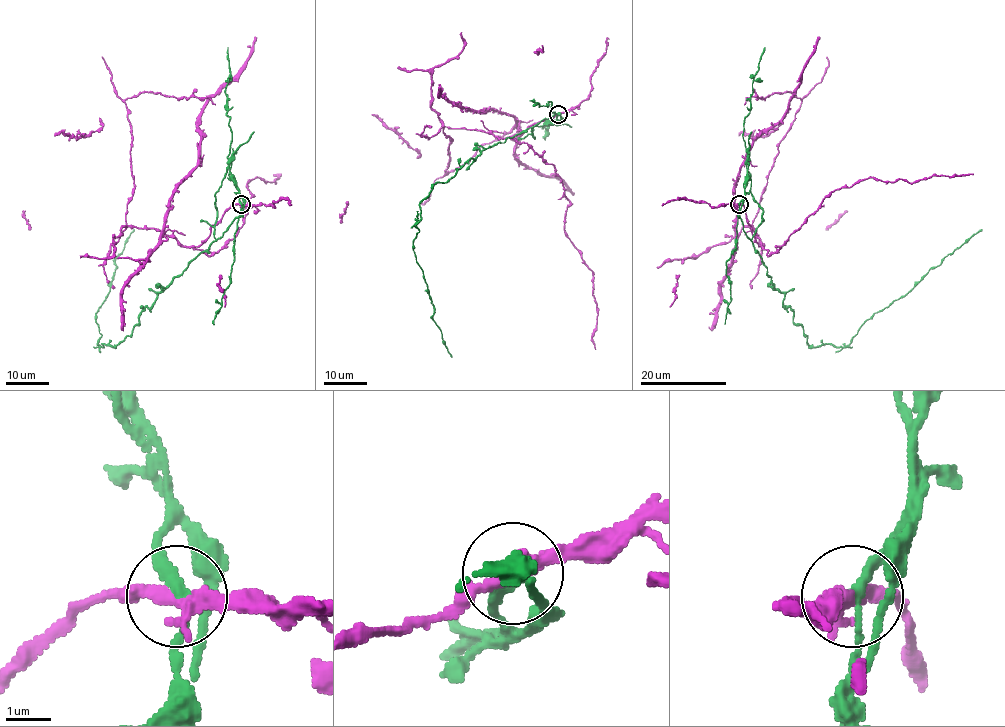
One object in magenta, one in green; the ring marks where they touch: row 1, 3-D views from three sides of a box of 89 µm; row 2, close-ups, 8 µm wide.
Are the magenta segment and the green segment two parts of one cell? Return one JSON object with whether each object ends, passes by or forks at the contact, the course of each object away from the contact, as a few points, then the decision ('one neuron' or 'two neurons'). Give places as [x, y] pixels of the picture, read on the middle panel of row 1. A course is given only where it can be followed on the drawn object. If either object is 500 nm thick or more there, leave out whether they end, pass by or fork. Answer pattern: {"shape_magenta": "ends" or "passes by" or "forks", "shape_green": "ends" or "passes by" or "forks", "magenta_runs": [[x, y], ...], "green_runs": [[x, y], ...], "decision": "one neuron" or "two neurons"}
{"shape_magenta": "passes by", "shape_green": "passes by", "magenta_runs": [[558, 114], [500, 138], [445, 126], [451, 142], [442, 177], [480, 146], [532, 120]], "green_runs": [[558, 114], [486, 148], [446, 182], [436, 182], [419, 204], [413, 250], [433, 306], [432, 320], [451, 357]], "decision": "two neurons"}

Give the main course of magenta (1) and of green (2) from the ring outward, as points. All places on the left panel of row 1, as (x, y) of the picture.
1: (240, 204), (194, 246), (125, 220), (134, 176), (124, 101), (160, 92), (207, 97), (215, 104)
2: (240, 204), (225, 231), (145, 308), (133, 332), (103, 347), (95, 313), (134, 229)

